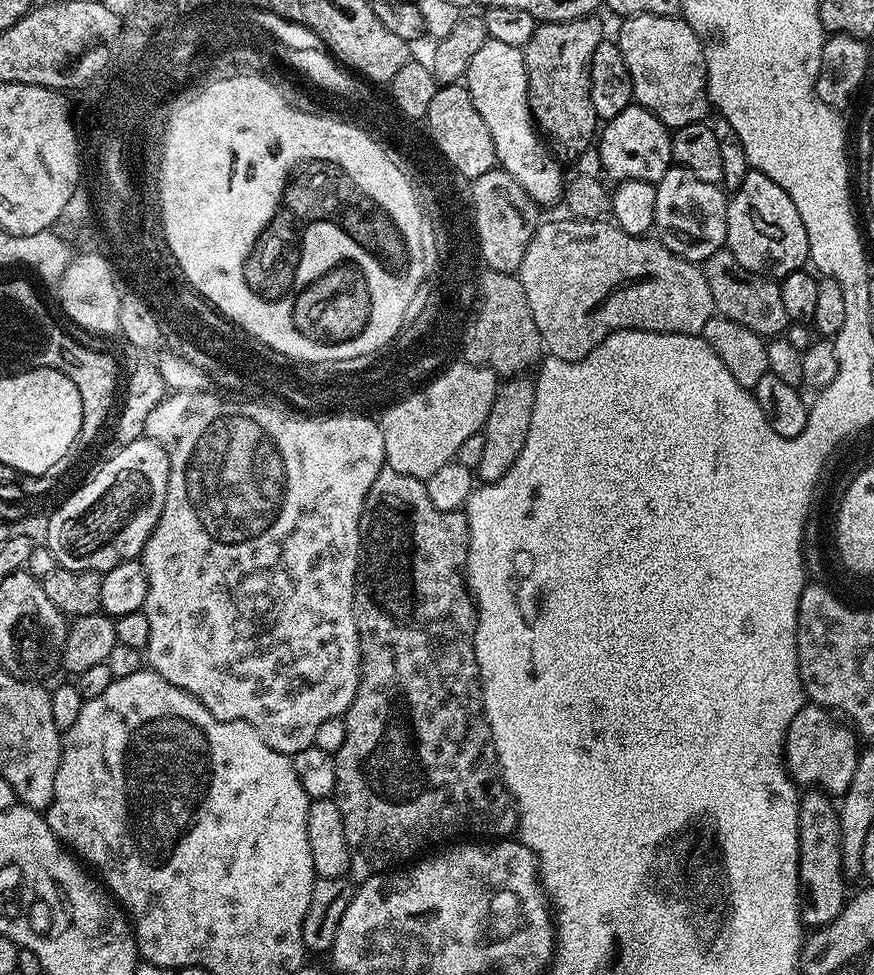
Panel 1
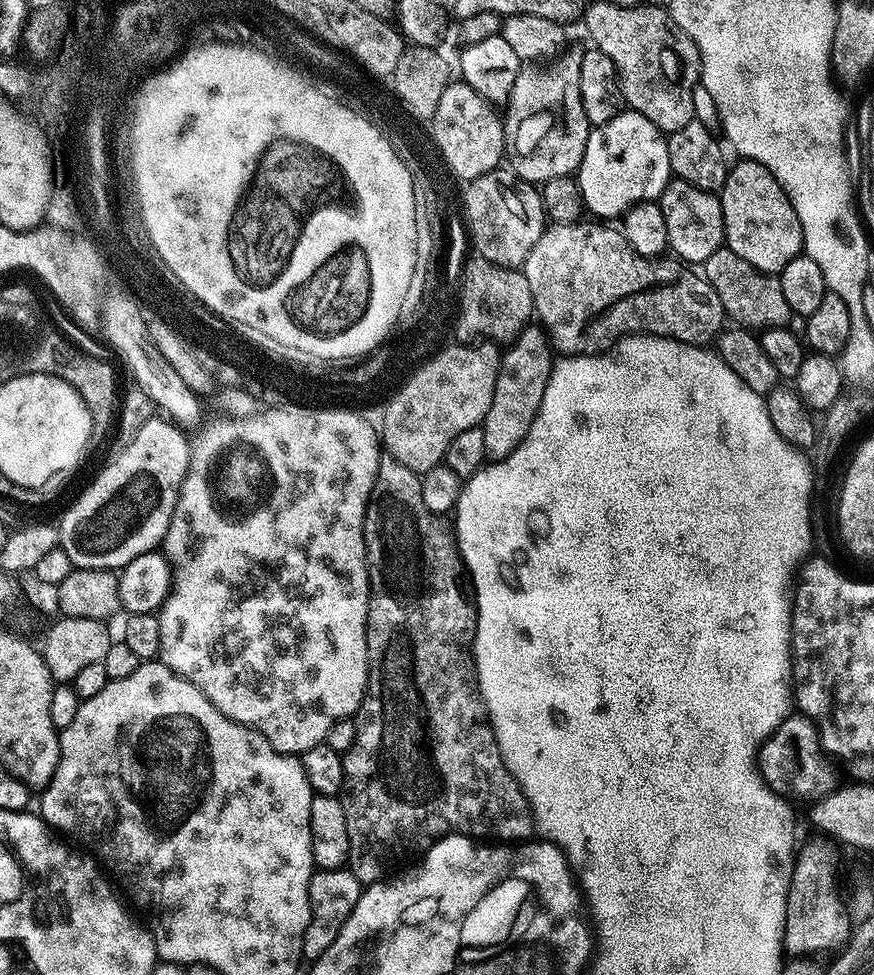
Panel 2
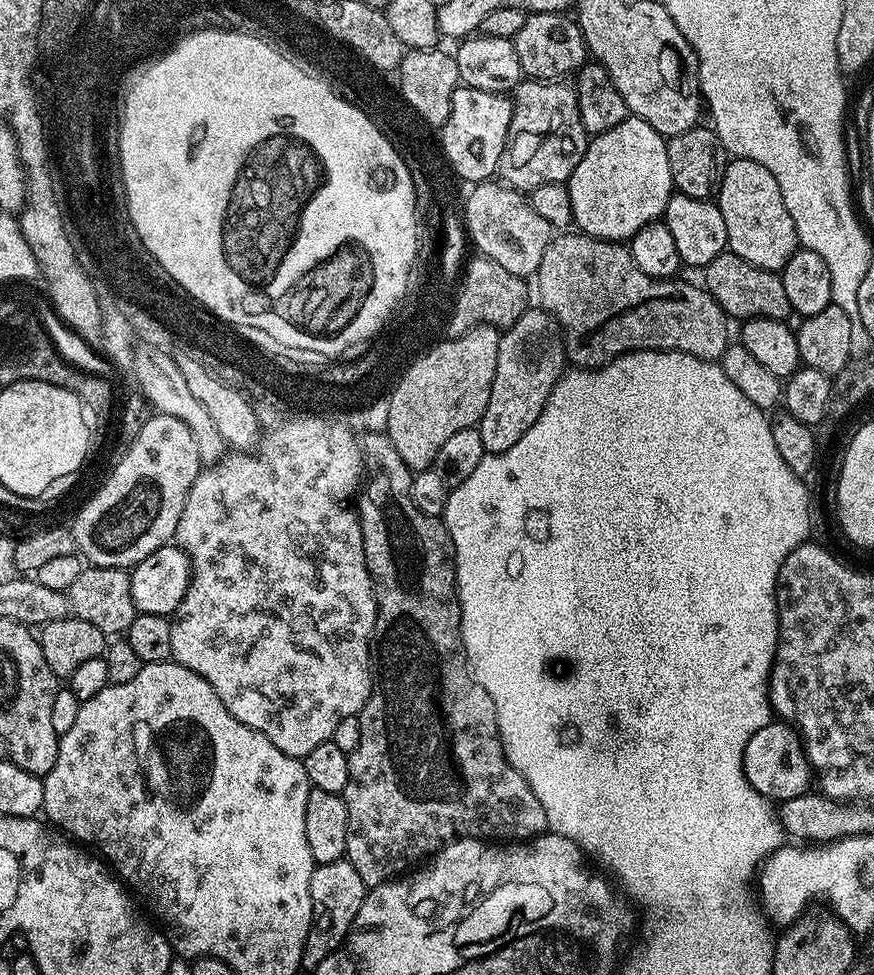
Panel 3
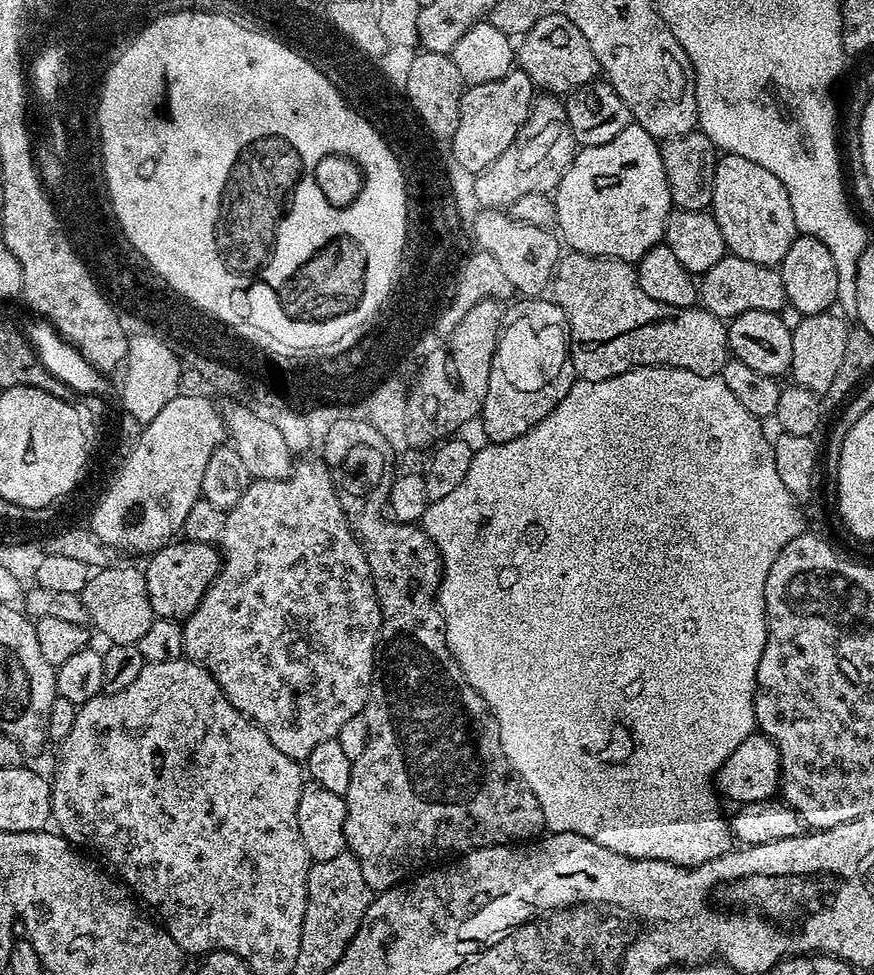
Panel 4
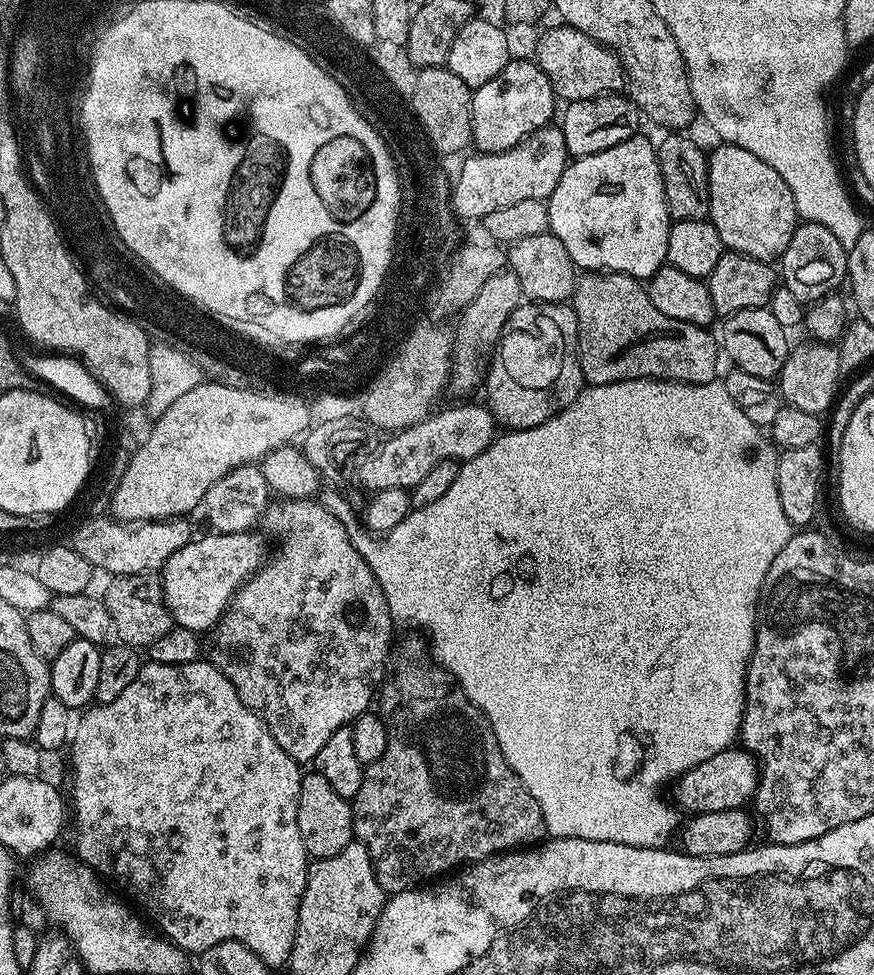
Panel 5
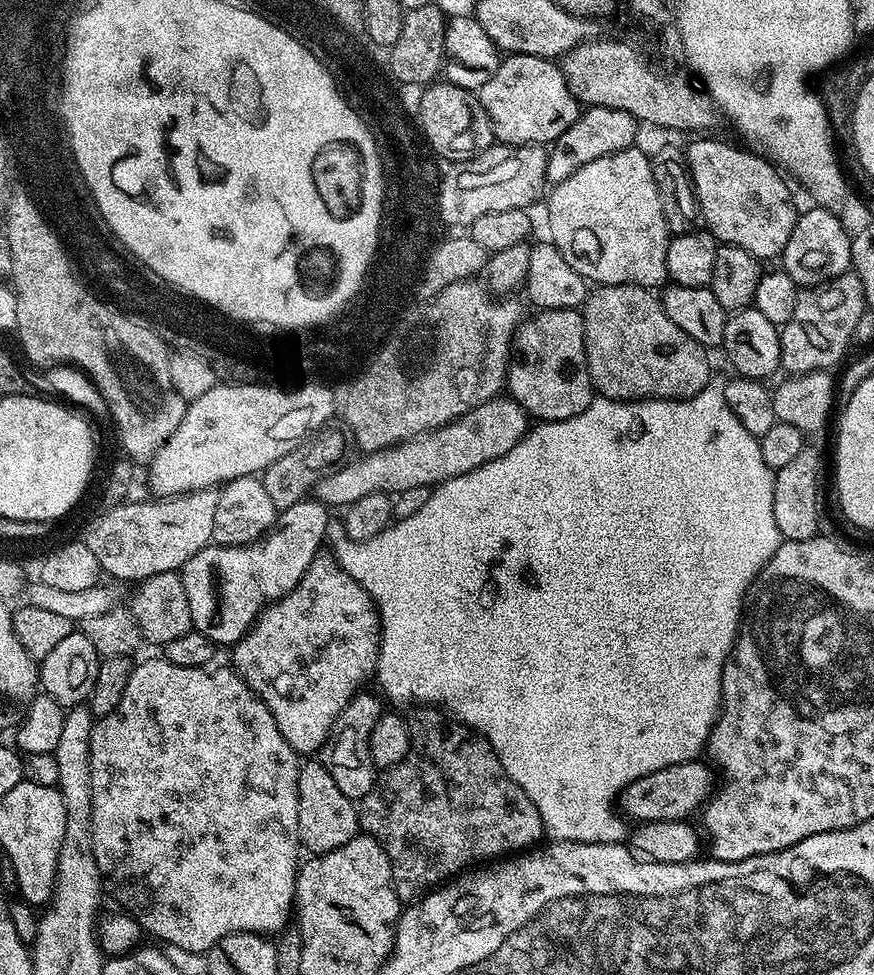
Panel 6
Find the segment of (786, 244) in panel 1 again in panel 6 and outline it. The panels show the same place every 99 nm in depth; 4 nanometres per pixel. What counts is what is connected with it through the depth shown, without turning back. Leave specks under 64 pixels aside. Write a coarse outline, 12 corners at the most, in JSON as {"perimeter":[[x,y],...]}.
{"perimeter":[[724,140],[686,148],[703,227],[761,262],[798,215],[769,159]]}

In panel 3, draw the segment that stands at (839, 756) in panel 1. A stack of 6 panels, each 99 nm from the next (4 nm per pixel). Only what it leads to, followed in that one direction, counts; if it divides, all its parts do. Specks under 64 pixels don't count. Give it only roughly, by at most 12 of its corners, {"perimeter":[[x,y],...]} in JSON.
{"perimeter":[[770,722],[750,738],[744,773],[773,802],[814,780],[792,725]]}

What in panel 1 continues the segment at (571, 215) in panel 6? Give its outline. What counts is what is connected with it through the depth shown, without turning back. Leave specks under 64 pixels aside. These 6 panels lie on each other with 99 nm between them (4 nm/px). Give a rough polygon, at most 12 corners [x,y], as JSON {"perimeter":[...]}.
{"perimeter":[[629,106],[603,125],[612,182],[655,184],[673,167],[672,132]]}

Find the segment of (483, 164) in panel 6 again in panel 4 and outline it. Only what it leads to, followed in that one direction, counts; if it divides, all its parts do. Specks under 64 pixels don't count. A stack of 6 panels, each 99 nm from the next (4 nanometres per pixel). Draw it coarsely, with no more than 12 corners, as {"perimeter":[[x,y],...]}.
{"perimeter":[[540,94],[484,172],[477,205],[551,193],[578,145],[564,100]]}

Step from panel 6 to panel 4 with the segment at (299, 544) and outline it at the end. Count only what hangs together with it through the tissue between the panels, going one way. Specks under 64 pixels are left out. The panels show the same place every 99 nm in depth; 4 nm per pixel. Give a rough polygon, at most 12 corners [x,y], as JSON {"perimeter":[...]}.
{"perimeter":[[187,538],[142,568],[161,620],[187,620],[220,572],[213,545]]}

